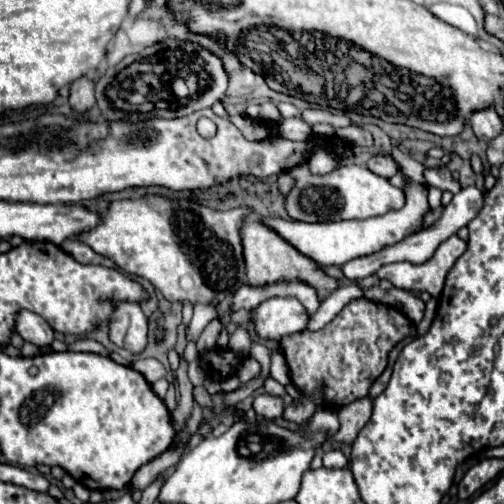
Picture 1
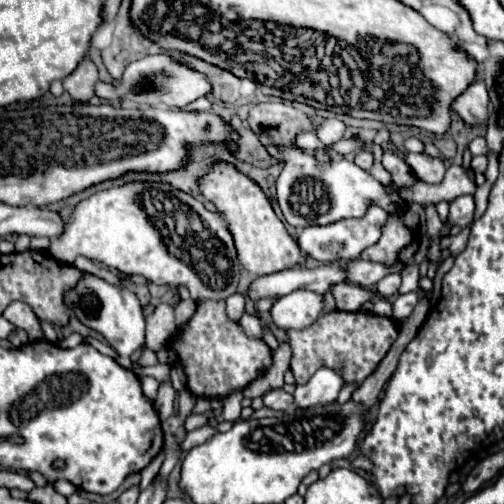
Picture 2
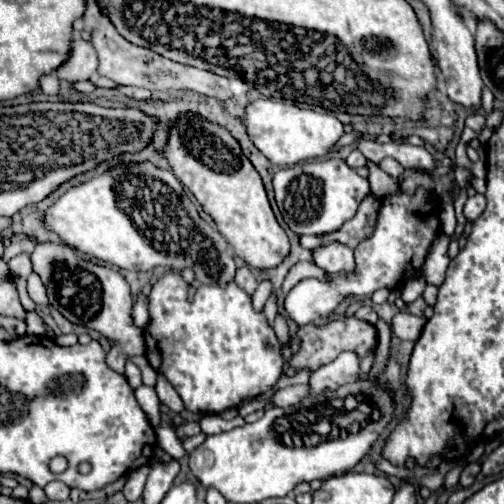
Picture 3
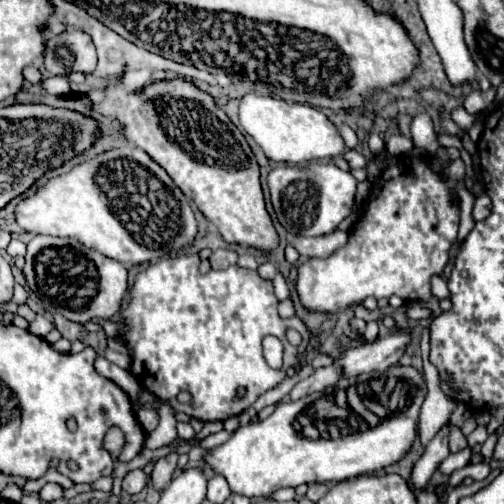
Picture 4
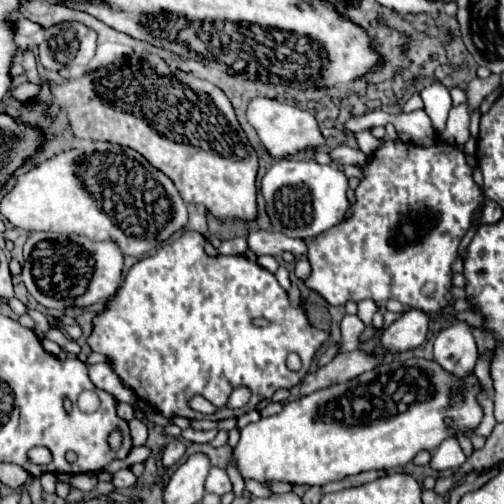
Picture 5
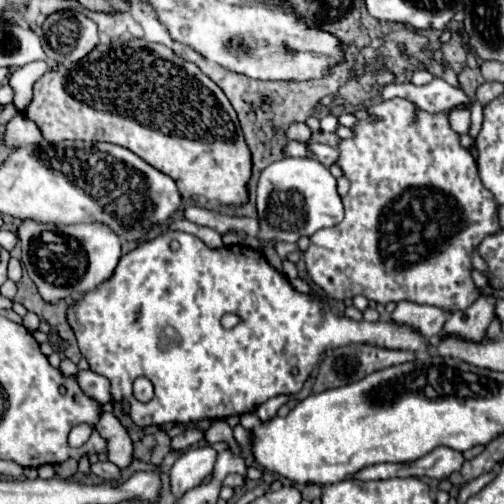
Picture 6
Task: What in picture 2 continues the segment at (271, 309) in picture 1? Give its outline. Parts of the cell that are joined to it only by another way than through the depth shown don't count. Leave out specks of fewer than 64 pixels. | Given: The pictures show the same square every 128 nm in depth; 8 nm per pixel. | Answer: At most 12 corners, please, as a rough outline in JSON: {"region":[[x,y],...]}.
{"region":[[296,290],[272,306],[278,328],[308,328],[324,294]]}

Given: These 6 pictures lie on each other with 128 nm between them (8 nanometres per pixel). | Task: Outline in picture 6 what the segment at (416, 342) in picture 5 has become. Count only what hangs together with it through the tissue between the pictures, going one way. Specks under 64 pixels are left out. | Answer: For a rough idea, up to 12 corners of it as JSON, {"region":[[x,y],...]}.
{"region":[[398,302],[394,322],[408,324],[428,338],[438,336],[448,310]]}

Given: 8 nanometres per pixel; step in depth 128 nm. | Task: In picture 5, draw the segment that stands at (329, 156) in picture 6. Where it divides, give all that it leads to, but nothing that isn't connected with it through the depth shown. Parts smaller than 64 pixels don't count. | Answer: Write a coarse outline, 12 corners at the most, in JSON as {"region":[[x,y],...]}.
{"region":[[348,146],[330,150],[334,164],[362,166],[366,154]]}

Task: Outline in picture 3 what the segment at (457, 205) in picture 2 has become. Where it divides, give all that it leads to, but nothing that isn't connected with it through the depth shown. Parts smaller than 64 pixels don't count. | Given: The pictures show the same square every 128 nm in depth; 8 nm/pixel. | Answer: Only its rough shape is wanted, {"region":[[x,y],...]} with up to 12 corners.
{"region":[[484,194],[468,198],[464,206],[466,220],[474,220],[484,212]]}

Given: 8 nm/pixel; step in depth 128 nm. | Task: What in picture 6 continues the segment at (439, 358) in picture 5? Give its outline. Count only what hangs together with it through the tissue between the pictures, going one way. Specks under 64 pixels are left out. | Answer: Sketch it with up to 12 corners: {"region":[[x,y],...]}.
{"region":[[492,294],[454,312],[440,336],[480,342],[496,318]]}

